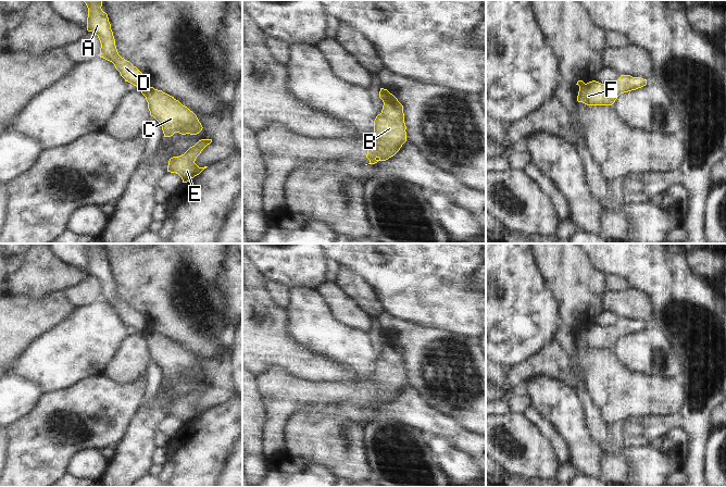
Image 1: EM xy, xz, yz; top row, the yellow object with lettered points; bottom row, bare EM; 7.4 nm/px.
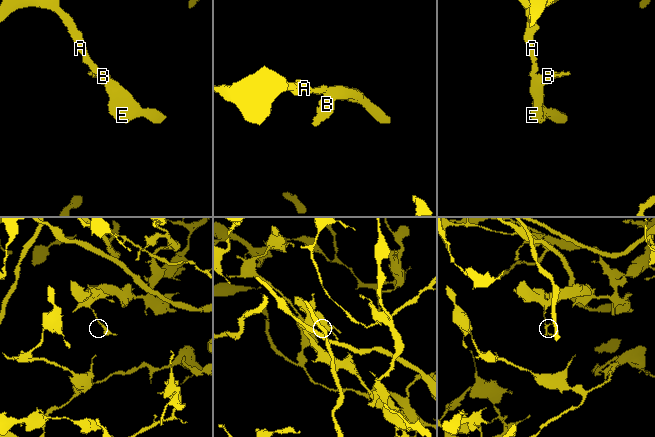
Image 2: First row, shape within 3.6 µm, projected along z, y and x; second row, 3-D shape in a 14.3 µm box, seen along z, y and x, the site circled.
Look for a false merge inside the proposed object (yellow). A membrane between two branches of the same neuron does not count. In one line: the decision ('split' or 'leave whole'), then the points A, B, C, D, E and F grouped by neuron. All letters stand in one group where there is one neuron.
split; groups A D / B C E F

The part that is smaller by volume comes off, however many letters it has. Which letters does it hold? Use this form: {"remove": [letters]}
{"remove": ["B", "C", "E", "F"]}

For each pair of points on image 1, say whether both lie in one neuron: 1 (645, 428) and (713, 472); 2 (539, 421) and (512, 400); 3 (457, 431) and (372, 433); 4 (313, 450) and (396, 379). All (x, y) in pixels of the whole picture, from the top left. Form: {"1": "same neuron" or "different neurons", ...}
{"1": "different neurons", "2": "different neurons", "3": "different neurons", "4": "different neurons"}

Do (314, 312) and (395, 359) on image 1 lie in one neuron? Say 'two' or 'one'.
two

